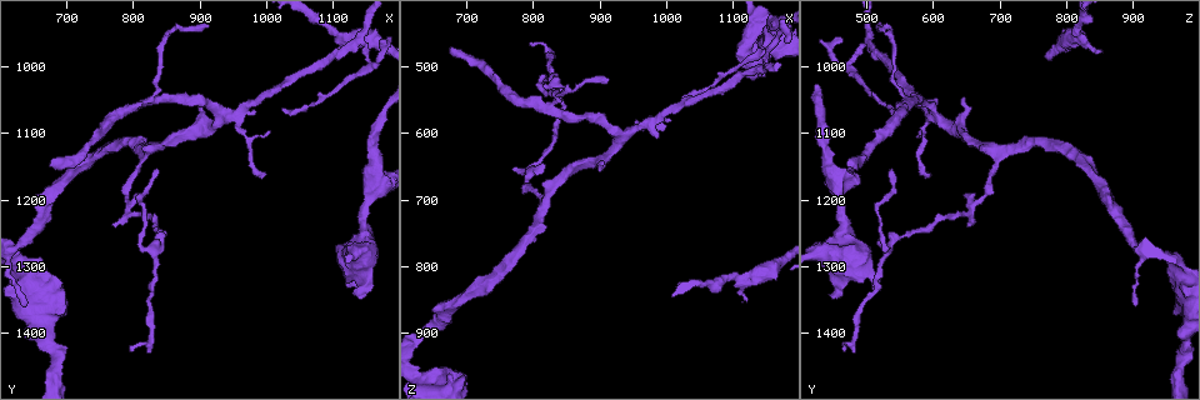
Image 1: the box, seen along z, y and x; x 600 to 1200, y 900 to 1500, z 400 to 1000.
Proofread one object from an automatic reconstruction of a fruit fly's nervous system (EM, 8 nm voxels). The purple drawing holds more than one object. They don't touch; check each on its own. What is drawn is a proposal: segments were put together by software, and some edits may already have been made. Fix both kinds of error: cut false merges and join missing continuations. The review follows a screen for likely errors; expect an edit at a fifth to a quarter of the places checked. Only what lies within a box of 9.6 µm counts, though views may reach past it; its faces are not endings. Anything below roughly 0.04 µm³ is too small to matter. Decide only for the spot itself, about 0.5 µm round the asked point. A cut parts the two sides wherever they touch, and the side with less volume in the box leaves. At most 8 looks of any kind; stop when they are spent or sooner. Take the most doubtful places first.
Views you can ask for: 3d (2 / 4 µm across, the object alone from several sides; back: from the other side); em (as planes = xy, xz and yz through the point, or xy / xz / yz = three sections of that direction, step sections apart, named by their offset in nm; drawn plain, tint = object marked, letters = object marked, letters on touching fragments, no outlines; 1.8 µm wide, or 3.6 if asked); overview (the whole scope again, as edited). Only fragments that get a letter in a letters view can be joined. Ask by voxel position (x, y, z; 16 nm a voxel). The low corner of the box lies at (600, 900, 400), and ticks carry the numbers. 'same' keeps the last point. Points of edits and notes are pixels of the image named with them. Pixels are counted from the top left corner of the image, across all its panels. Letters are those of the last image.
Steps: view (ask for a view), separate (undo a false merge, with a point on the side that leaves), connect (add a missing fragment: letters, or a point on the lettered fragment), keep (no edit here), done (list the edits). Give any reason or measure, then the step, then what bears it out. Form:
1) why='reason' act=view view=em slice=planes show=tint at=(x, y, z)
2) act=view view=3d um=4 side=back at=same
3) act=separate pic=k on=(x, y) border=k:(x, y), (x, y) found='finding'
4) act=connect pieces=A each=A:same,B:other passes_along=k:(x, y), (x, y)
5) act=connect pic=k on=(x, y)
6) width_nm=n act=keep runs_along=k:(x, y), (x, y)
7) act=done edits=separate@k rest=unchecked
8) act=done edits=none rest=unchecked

why='branch stops here' act=view view=em slice=planes show=tint at=(680, 1145, 470)

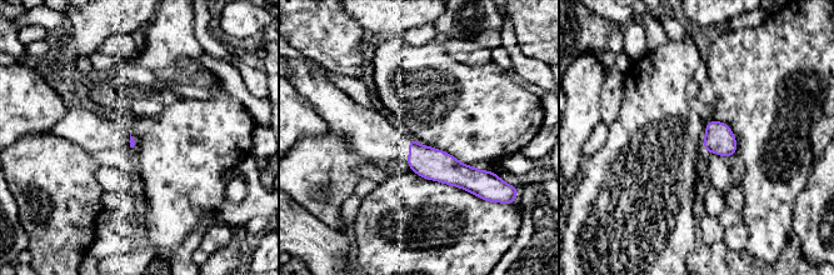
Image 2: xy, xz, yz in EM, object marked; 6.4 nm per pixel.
act=view view=em slice=planes show=letters at=same

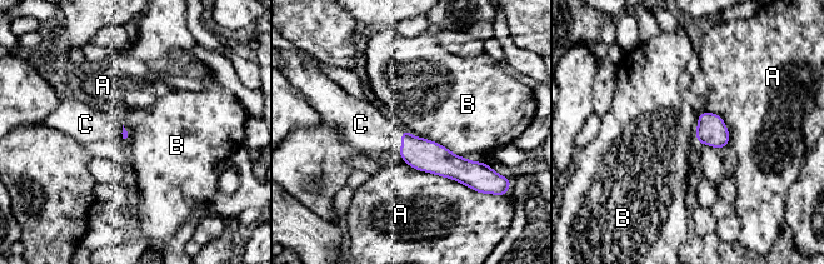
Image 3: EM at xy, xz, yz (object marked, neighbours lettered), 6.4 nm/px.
act=connect pieces=C each=A:other,B:other,C:same found='it goes on there'

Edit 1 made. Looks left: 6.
act=view view=overview

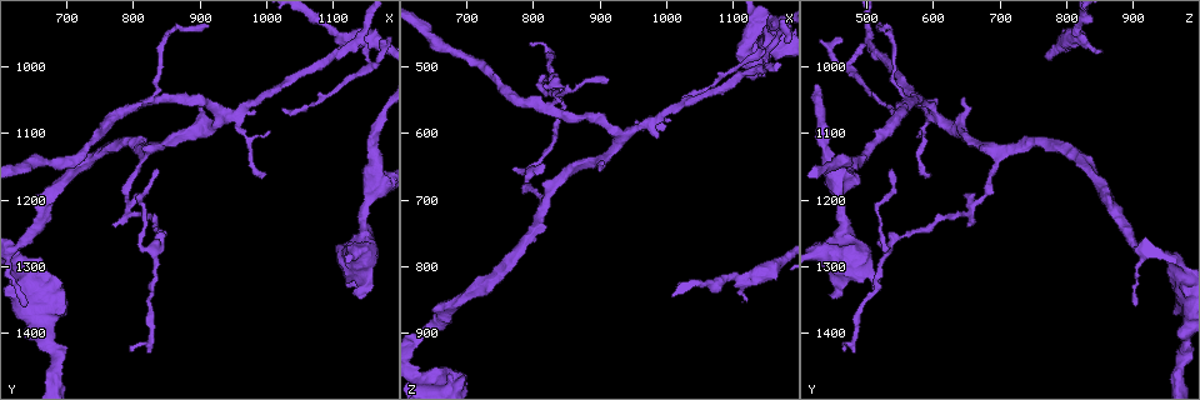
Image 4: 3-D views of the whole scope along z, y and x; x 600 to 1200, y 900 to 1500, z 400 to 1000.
why='thick turns thin' act=view view=em um=3.6 slice=planes show=letters at=(670, 1330, 970)

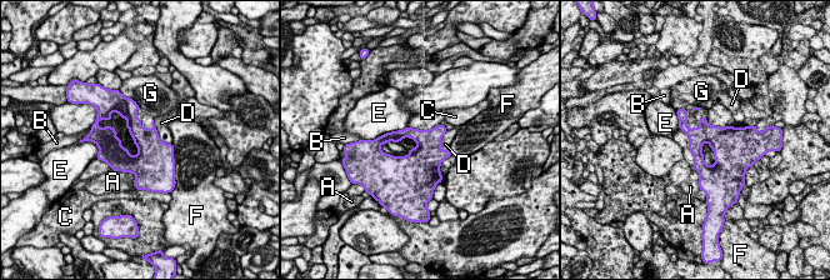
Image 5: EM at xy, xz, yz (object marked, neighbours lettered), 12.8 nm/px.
act=keep each=A:other,B:other,C:other,D:other,E:other,F:other,G:other border=5:(153, 120), (158, 136), (171, 144) found='continuous, no second cell'

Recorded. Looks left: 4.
why='branch stops here' act=view view=3d um=2 at=(1140, 1345, 445)

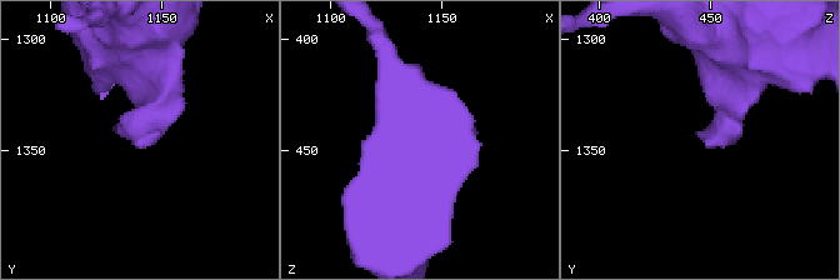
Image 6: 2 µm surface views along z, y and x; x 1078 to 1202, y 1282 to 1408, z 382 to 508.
why='need the tissue' act=view view=em slice=planes show=tint at=(1138, 1346, 447)

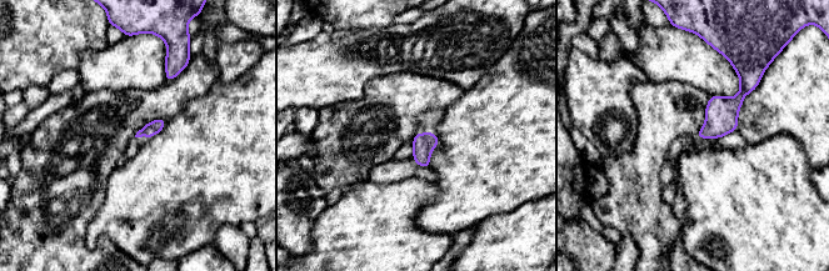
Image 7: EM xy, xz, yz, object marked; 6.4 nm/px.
act=view view=em slice=planes show=letters at=same

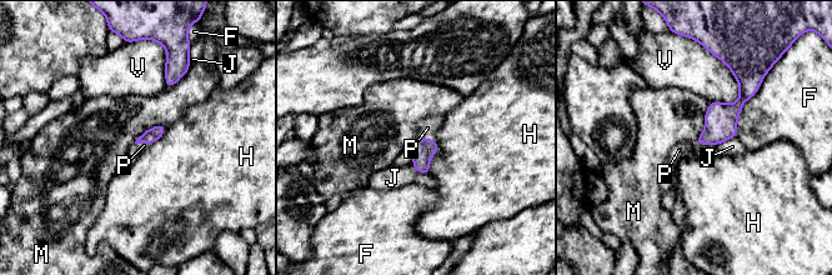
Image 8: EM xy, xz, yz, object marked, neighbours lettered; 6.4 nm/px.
longest_contact=F:380nm act=connect pieces=P each=F:other,H:other,J:other,M:other,P:same,V:other found='the cell continues'

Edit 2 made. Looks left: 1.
act=done edits=connect@3,connect@8 rest=unchecked

